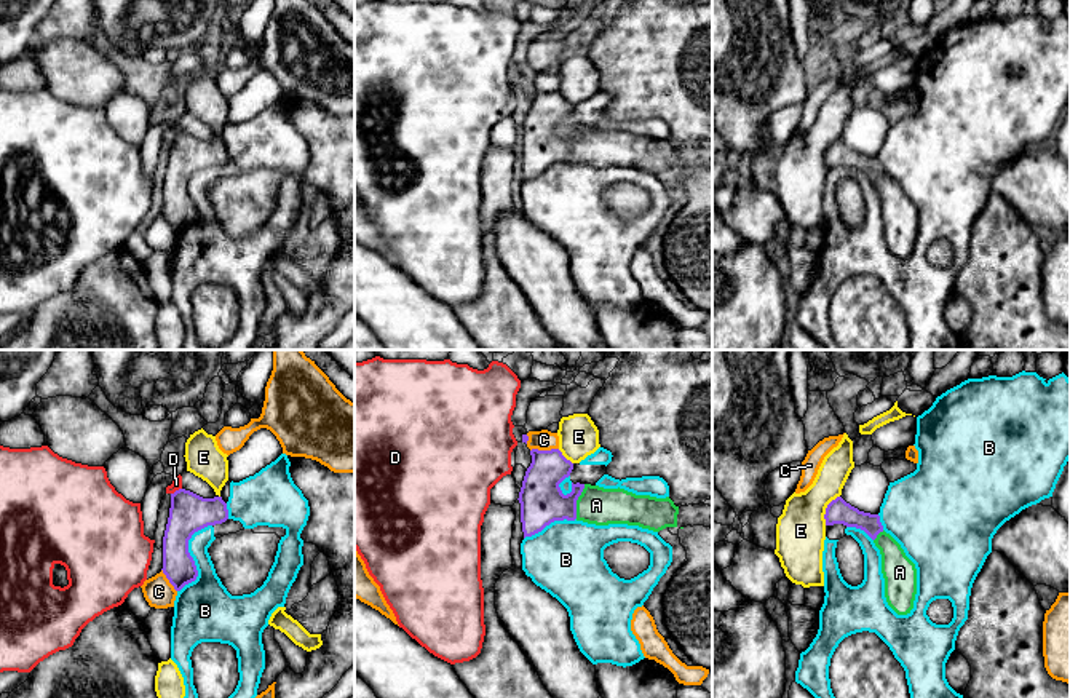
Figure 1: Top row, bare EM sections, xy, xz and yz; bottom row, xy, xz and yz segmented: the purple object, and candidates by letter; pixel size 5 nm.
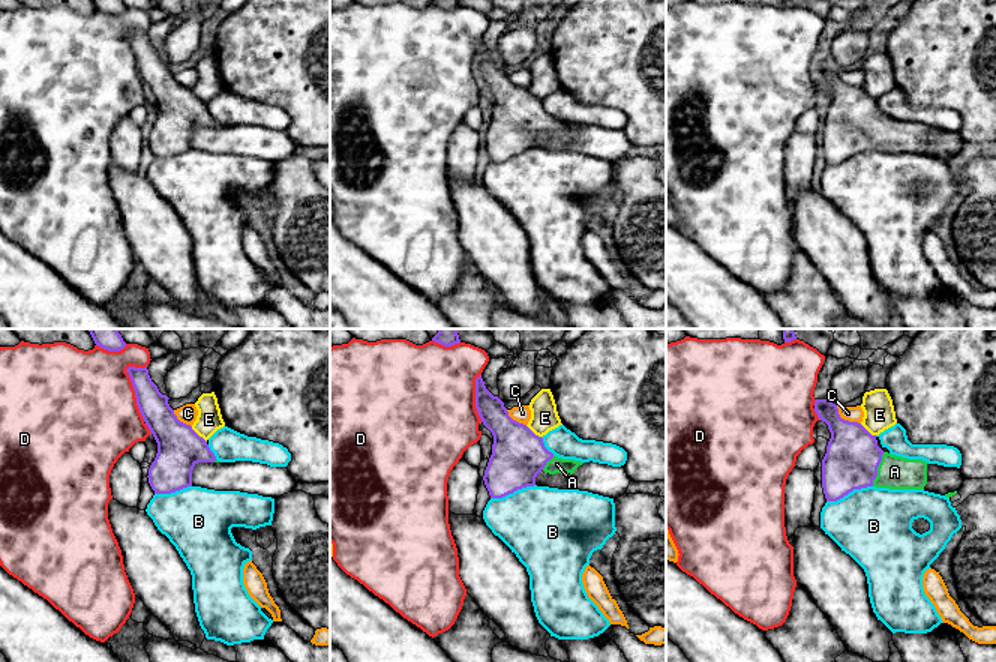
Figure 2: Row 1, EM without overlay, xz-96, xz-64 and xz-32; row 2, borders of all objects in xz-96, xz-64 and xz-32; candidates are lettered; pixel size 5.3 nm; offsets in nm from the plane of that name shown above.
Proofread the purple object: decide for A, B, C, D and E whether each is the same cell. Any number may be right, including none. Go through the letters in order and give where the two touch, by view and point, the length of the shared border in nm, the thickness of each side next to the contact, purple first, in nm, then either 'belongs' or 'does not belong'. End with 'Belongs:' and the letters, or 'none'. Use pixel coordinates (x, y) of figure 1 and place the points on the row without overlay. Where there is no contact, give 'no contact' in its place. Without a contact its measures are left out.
A: contact xz (575, 144); length 180 nm; calibres 220 and 190 nm; belongs
B: contact xy (190, 198); length 380 nm; calibres 200 and 260 nm; does not belong
C: contact xz (543, 93); length 140 nm; calibres 220 and 100 nm; does not belong
D: contact xy (176, 133); length 70 nm; calibres 200 and 50 nm; does not belong
E: contact yz (826, 152); length 170 nm; calibres 120 and 260 nm; does not belong
Belongs: A

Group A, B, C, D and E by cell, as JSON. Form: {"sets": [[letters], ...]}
{"sets": [["A"], ["B"], ["C"], ["D"], ["E"]]}

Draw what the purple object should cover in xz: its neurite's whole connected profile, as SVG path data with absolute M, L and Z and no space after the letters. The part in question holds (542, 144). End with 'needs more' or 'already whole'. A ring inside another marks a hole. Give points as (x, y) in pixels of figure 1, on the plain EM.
M532 91L532 105L519 134L524 180L554 163L583 163L596 168L628 166L653 174L677 169L679 149L666 141L636 137L624 131L573 126L564 137L559 126L570 118L573 105L559 91Z; needs more

